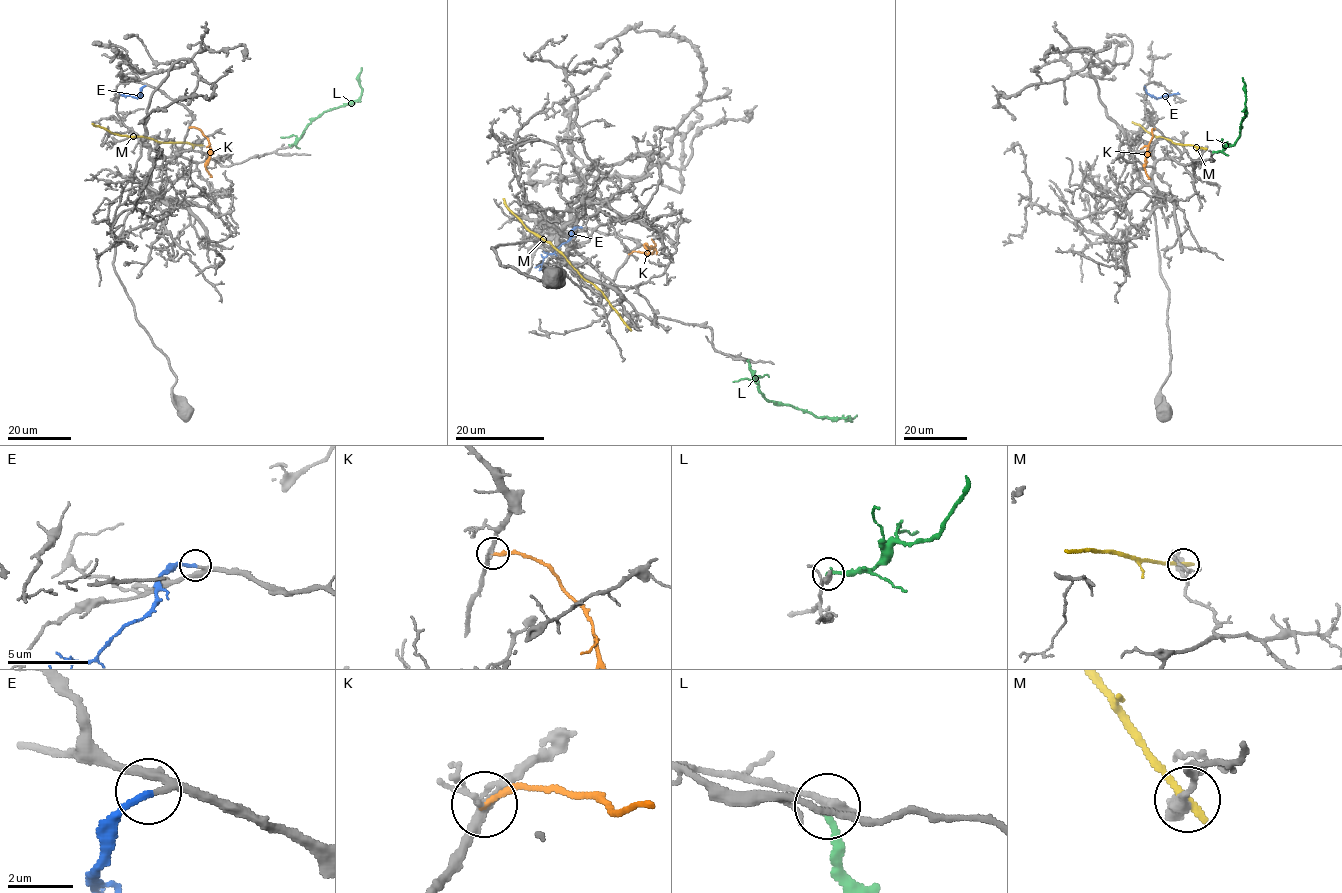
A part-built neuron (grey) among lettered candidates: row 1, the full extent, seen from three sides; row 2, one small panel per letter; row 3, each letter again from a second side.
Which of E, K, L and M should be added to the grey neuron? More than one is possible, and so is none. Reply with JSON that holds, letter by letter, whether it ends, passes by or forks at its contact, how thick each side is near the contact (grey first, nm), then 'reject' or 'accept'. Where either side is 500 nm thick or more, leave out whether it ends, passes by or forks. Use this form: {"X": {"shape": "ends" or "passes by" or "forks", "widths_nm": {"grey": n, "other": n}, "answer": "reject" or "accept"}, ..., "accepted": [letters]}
{"E": {"shape": "ends", "widths_nm": {"grey": 240, "other": 200}, "answer": "accept"}, "K": {"shape": "ends", "widths_nm": {"grey": 280, "other": 190}, "answer": "reject"}, "L": {"shape": "ends", "widths_nm": {"grey": 420, "other": 240}, "answer": "reject"}, "M": {"widths_nm": {"grey": 550, "other": 280}, "answer": "reject"}, "accepted": ["E"]}

